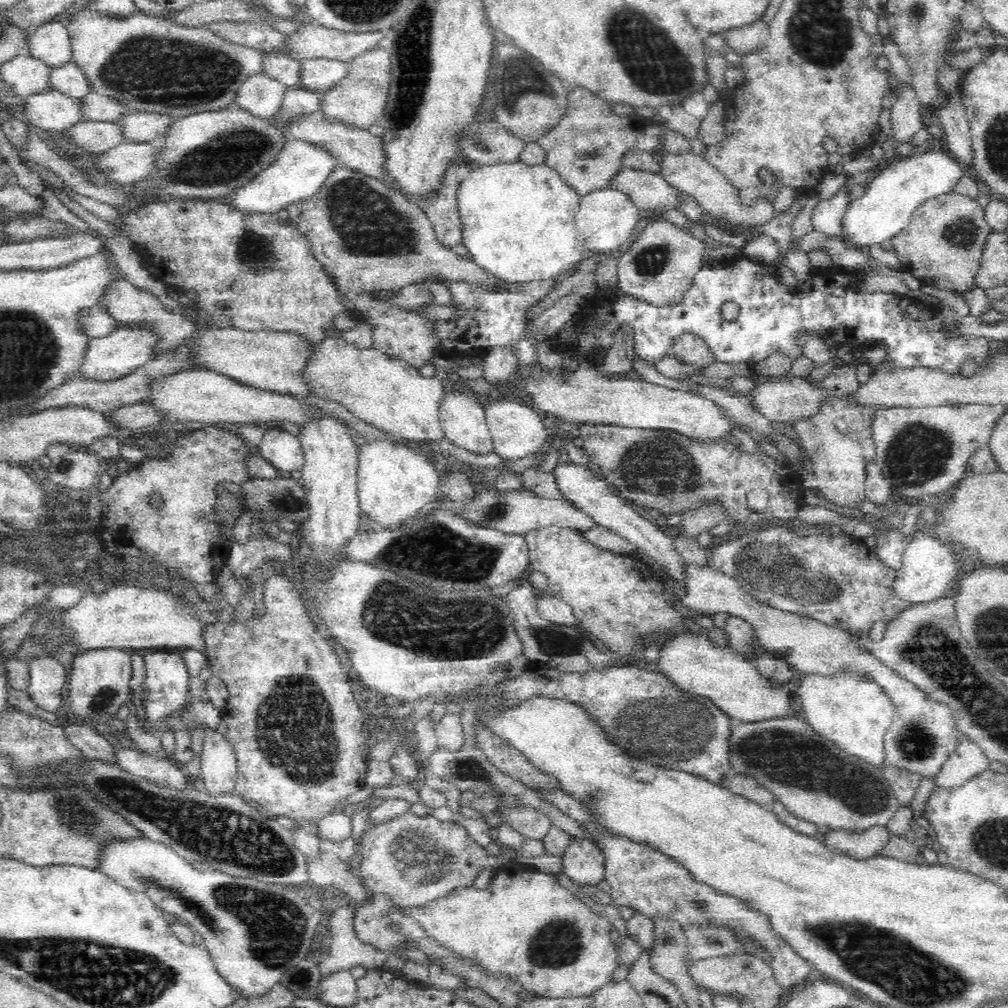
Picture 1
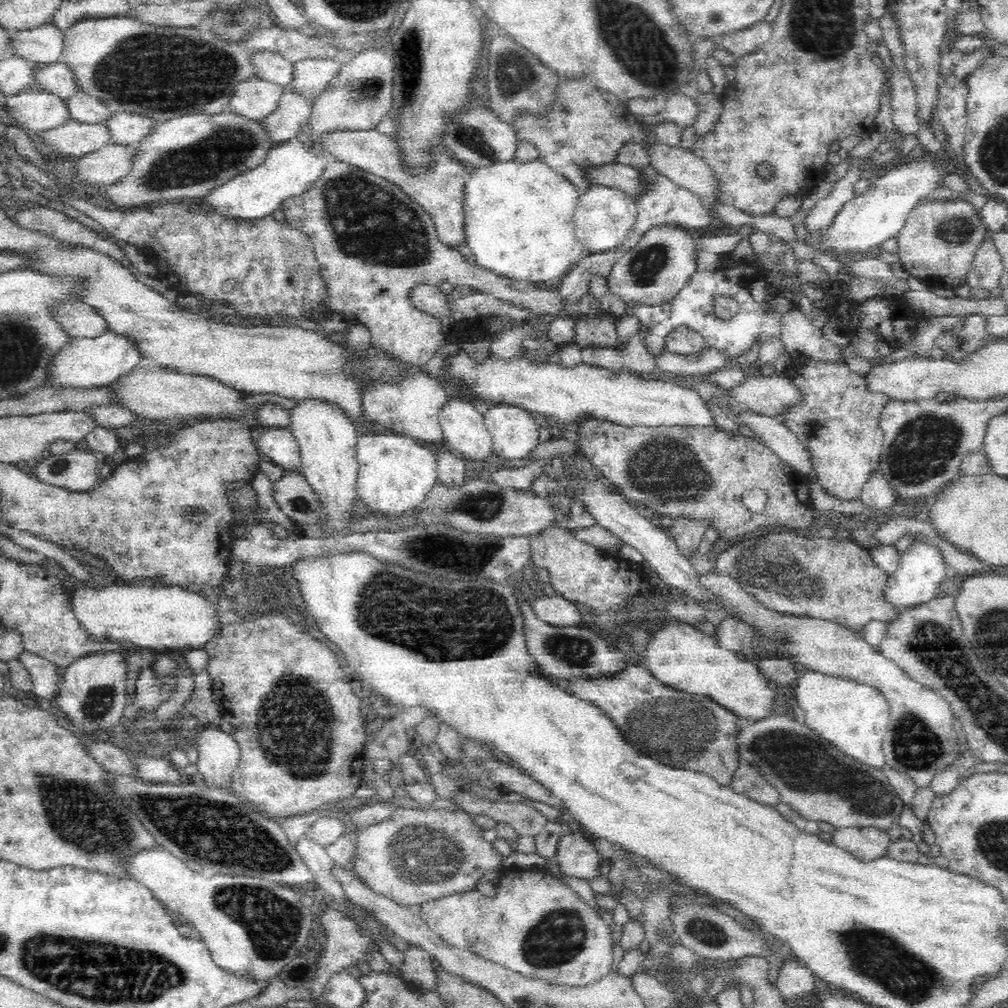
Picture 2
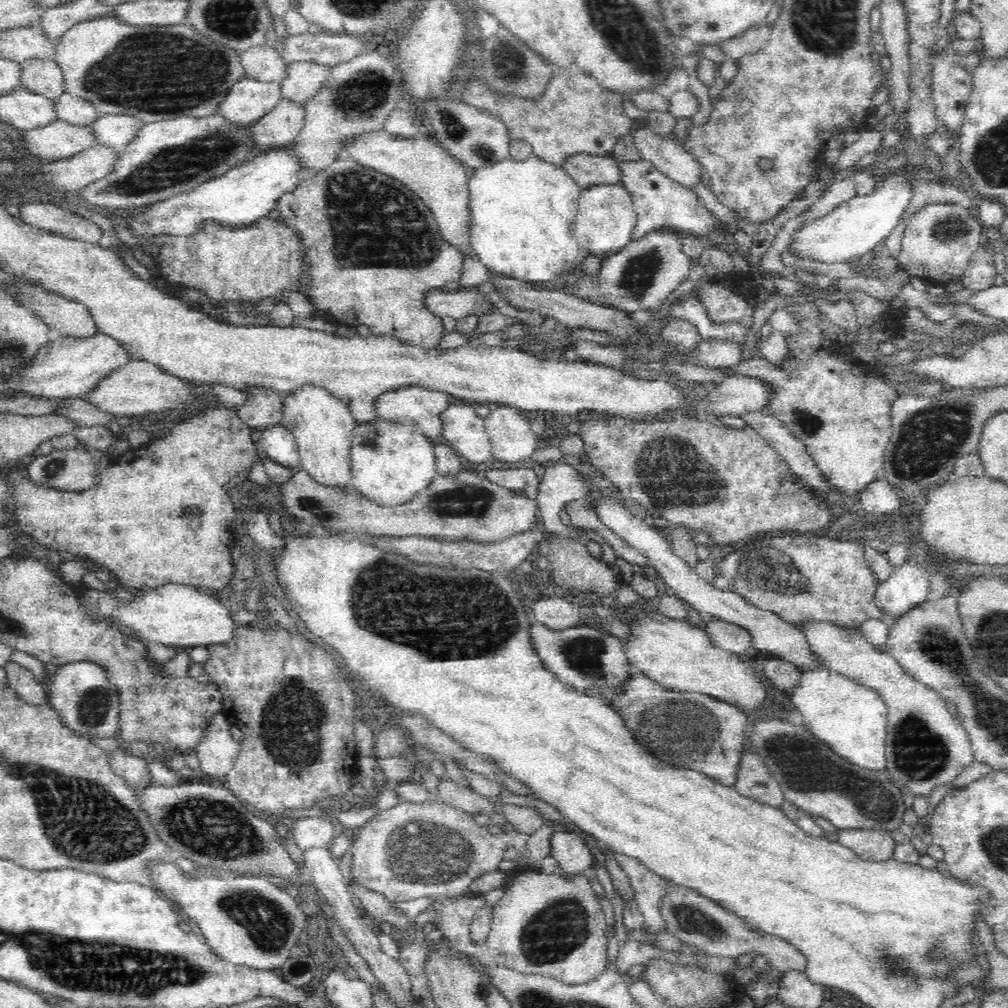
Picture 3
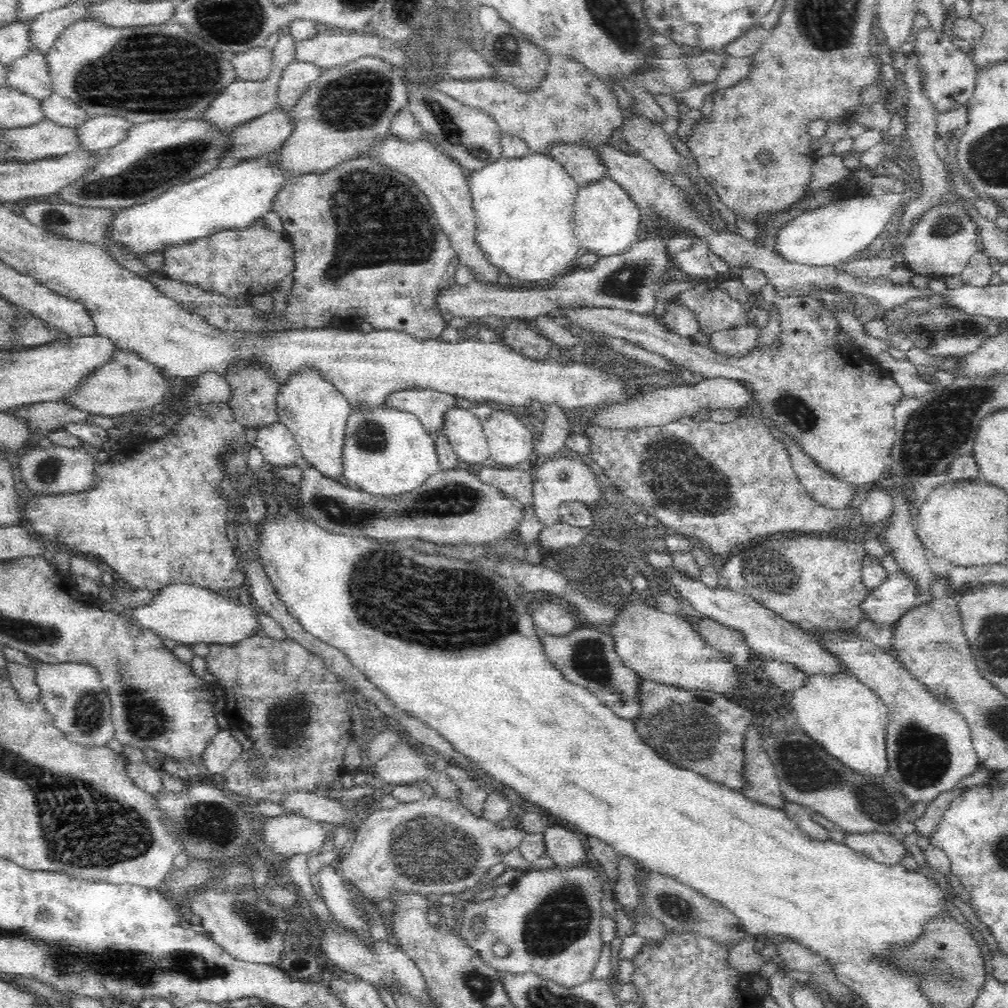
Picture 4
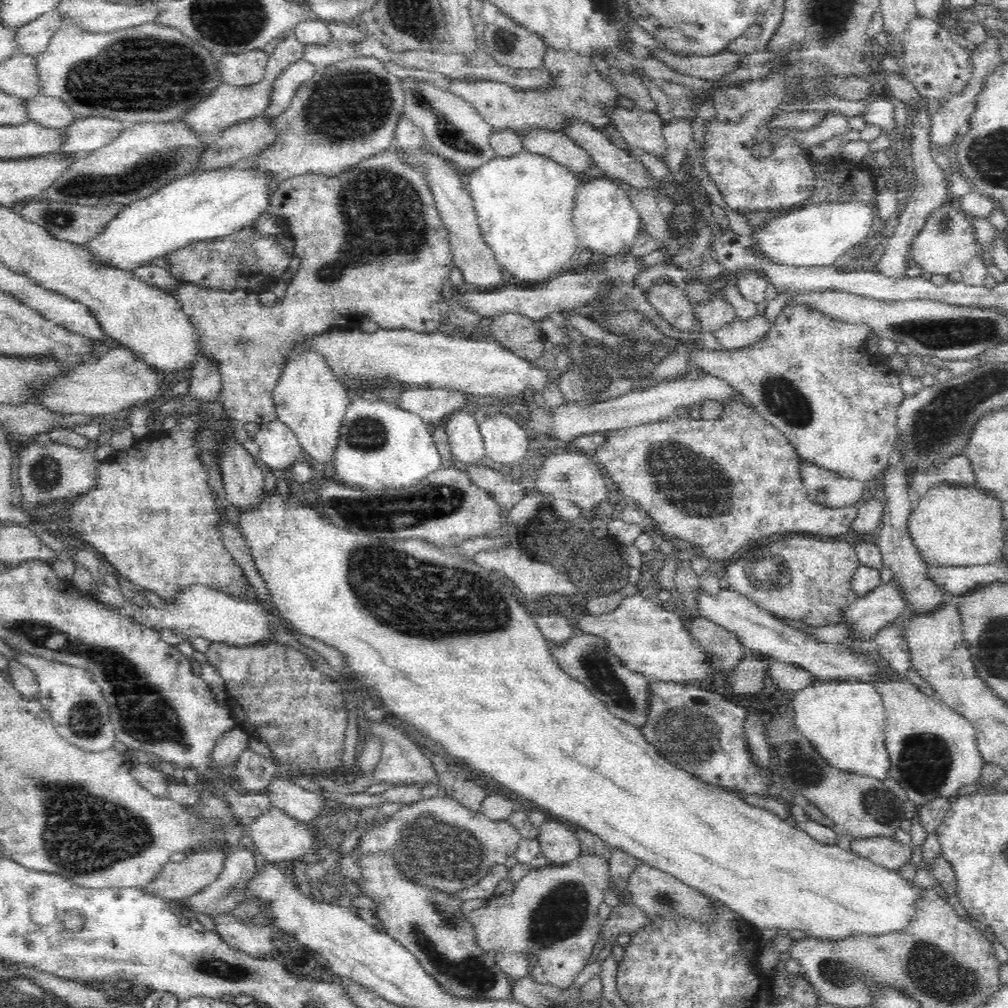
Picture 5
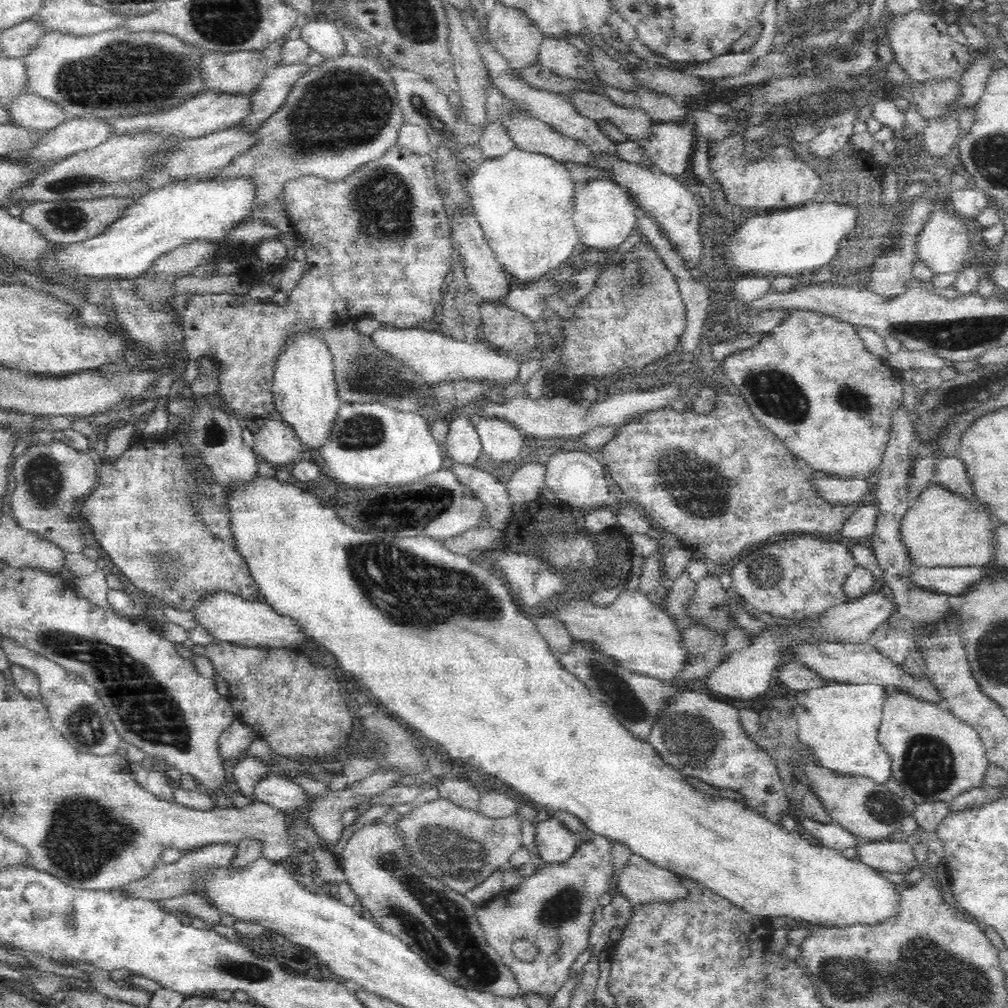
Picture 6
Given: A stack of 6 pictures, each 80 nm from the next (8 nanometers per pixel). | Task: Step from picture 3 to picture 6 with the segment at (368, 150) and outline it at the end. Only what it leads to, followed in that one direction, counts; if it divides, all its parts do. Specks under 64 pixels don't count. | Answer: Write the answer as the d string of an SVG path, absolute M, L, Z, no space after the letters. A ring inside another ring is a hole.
M472 211L468 216L462 216L462 218L451 221L451 243L453 245L453 256L456 253L463 256L467 281L478 300L481 303L504 305L515 284L510 281L510 276L496 261L494 251L490 248L481 224Z

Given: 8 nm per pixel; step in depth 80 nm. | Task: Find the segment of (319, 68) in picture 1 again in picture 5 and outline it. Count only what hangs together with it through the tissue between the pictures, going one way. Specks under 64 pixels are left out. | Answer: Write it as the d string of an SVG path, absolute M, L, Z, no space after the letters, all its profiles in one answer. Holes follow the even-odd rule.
M306 59L288 65L271 82L267 107L263 110L263 118L272 120L278 116L290 103L295 90L307 81L316 71L316 67Z

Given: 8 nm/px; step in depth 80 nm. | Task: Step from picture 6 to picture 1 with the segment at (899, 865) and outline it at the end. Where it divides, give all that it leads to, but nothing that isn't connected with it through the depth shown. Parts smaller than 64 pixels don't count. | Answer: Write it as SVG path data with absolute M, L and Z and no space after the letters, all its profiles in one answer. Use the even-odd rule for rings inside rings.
M882 826L866 828L860 832L854 829L838 829L825 834L823 842L830 849L838 849L855 859L866 860L880 855L890 836L888 829Z

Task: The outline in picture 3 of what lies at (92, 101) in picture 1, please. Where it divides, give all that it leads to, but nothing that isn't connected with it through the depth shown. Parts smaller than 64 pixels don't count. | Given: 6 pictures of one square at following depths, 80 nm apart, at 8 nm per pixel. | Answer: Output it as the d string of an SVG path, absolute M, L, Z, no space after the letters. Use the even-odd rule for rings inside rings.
M62 93L53 98L55 118L76 127L88 127L98 116L94 107L83 98Z

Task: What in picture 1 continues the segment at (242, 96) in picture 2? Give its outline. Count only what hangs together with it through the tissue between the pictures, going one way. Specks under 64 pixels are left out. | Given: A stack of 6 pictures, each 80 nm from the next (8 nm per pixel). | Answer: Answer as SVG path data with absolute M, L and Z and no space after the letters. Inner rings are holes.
M263 74L252 75L238 87L234 104L256 118L269 120L279 111L285 90Z

